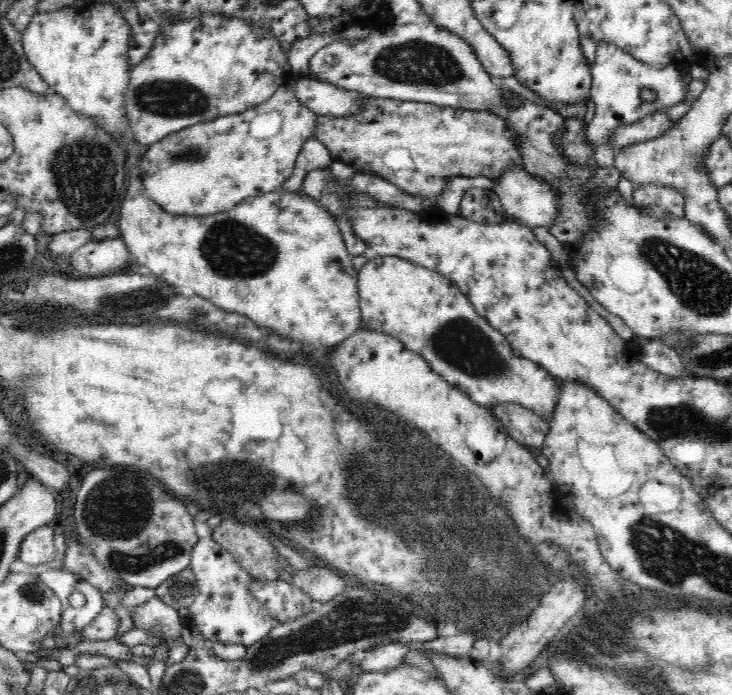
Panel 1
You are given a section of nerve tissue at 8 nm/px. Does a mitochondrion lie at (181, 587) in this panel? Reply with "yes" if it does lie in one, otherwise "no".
yes

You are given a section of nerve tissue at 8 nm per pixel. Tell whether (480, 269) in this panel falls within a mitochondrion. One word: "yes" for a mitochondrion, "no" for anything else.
no

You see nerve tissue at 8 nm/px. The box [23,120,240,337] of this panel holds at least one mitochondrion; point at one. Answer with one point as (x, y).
(85, 173)

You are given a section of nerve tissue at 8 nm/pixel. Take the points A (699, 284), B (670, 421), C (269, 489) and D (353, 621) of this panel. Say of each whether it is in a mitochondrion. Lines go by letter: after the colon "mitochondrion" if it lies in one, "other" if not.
A: mitochondrion
B: mitochondrion
C: mitochondrion
D: mitochondrion

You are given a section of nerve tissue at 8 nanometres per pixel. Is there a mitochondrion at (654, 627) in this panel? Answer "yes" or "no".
no

